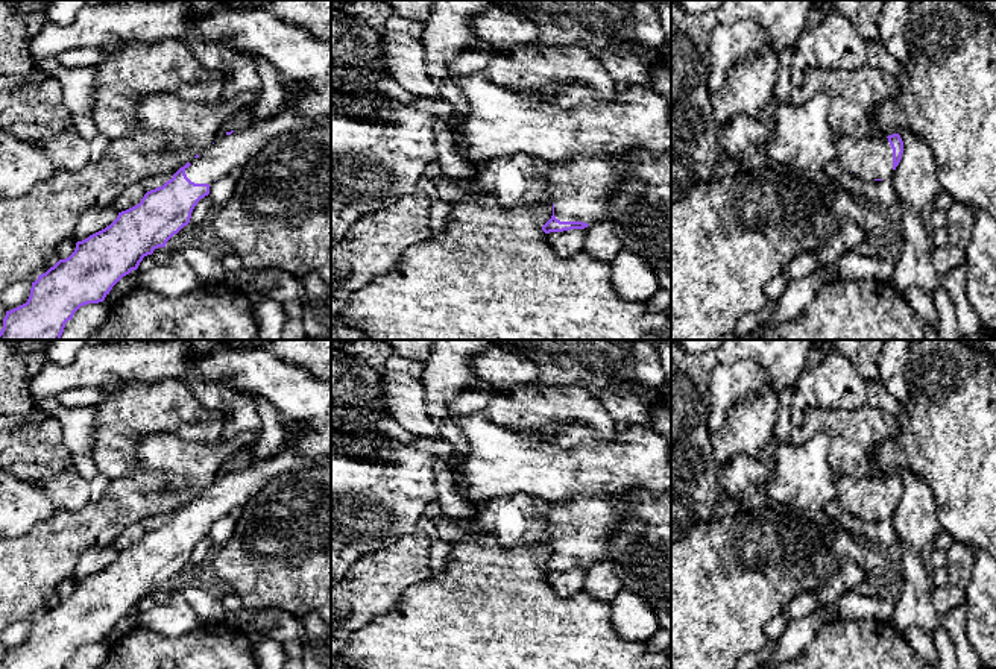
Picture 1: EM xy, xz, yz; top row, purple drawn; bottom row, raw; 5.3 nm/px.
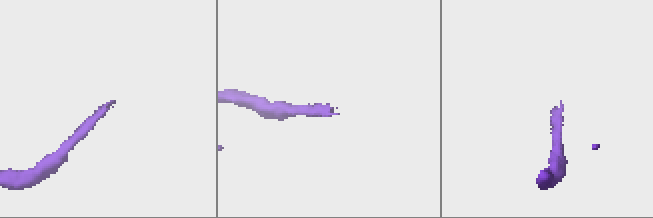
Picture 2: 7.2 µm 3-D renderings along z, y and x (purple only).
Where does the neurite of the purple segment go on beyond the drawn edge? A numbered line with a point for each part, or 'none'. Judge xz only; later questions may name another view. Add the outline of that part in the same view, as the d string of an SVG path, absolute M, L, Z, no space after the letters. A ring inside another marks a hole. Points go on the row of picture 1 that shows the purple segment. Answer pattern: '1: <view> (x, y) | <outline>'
1: xz (580, 190) | M622 155L580 156L551 165L544 202L554 208L560 221L597 223L607 220L613 191L629 177Z

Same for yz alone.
1: yz (870, 158) | M835 137L837 159L861 181L893 179L893 149L887 137Z

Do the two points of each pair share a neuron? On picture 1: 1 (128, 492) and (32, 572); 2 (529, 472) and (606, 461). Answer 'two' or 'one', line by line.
1: one
2: one

